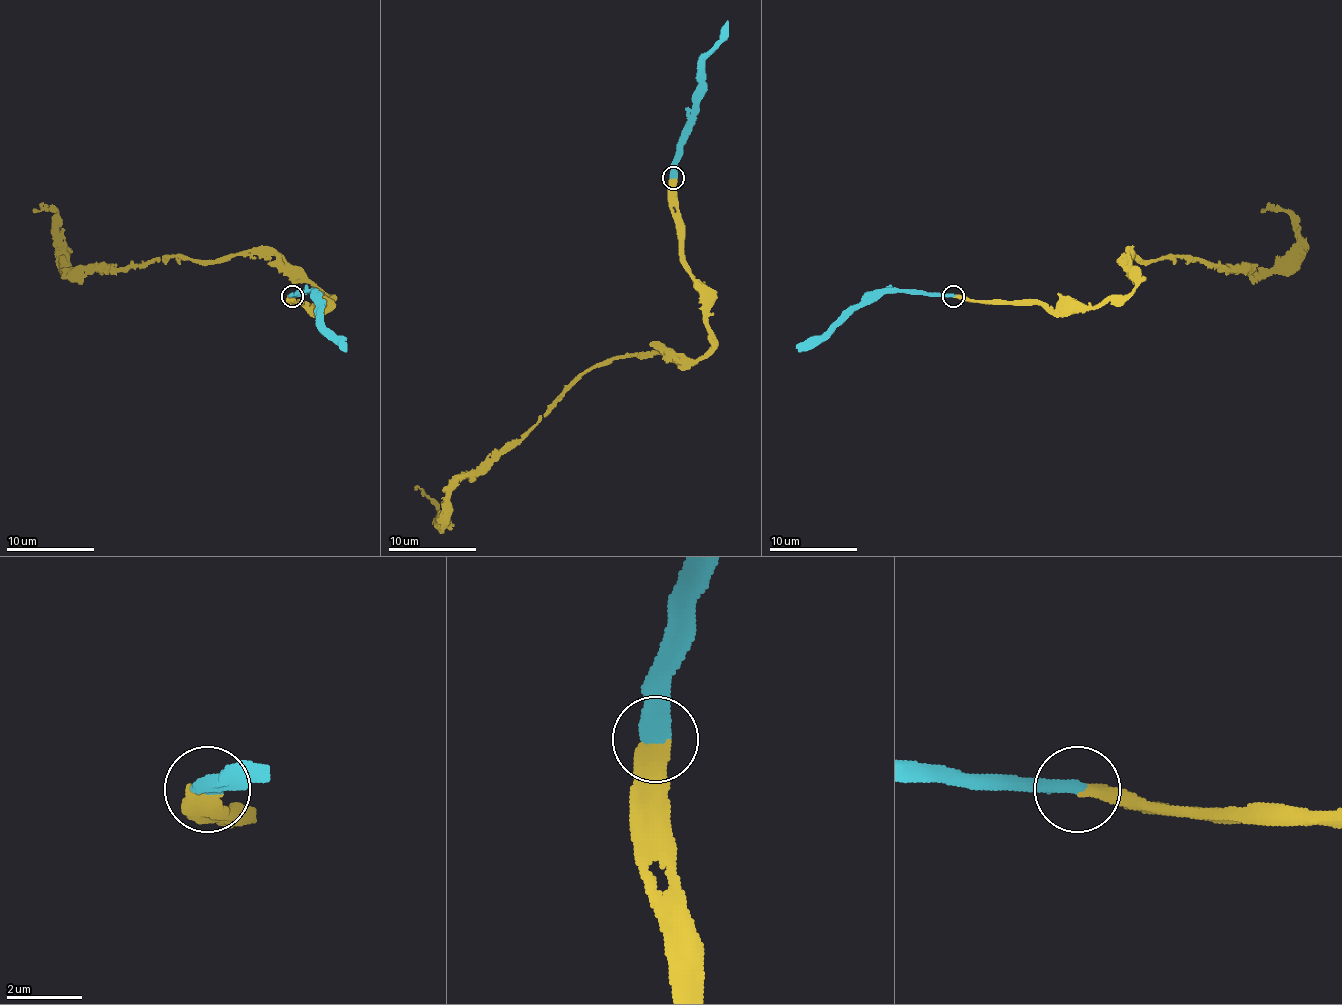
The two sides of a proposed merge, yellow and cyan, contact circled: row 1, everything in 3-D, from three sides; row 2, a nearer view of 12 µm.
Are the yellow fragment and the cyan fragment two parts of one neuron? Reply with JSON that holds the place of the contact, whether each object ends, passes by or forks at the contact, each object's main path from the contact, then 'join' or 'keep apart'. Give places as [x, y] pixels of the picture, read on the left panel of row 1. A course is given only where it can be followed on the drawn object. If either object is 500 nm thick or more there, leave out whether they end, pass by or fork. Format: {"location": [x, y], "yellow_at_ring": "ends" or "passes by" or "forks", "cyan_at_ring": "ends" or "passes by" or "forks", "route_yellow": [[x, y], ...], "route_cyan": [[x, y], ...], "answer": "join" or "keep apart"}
{"location": [292, 296], "yellow_at_ring": "ends", "cyan_at_ring": "ends", "route_yellow": [[291, 295], [316, 309], [331, 300], [276, 255], [163, 258], [68, 269], [55, 211], [32, 209]], "route_cyan": [[291, 295], [298, 291], [309, 291], [318, 320], [347, 348]], "answer": "join"}

